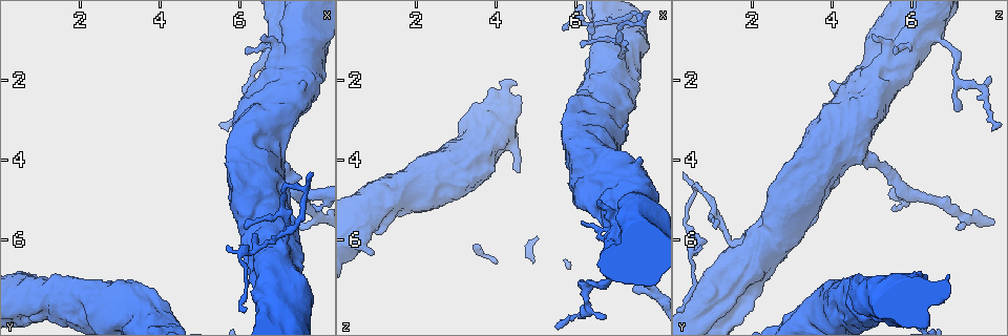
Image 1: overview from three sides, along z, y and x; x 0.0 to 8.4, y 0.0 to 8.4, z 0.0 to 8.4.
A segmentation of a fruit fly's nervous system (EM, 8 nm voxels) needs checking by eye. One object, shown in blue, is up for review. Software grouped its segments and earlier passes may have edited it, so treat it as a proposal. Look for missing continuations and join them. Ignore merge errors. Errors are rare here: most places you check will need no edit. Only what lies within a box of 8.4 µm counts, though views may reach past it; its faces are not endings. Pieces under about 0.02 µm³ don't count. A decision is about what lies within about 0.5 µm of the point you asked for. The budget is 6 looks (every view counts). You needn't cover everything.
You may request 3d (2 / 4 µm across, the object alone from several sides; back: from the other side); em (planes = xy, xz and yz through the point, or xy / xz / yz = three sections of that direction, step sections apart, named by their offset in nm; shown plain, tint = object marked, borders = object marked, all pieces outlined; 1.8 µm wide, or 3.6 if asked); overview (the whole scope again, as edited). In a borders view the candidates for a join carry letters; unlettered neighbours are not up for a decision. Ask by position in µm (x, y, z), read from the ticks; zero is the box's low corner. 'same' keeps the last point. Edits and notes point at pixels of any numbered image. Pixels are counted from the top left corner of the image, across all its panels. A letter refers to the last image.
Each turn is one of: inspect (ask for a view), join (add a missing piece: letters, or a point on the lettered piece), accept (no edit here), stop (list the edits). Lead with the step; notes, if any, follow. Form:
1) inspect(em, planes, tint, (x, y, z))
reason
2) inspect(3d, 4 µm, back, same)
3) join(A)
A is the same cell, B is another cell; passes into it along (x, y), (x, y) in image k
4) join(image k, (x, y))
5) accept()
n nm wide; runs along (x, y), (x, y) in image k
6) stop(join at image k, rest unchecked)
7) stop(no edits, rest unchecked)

inspect(3d, 4 µm, (7.00, 1.20, 5.40))
thick turns thin

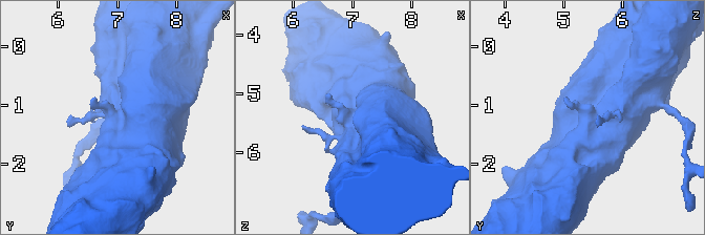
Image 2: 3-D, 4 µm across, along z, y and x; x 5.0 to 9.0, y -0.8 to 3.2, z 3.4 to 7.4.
inspect(em, 3.6 µm, xy, step 8, tint, (6.95, 1.20, 5.35))
now the EM

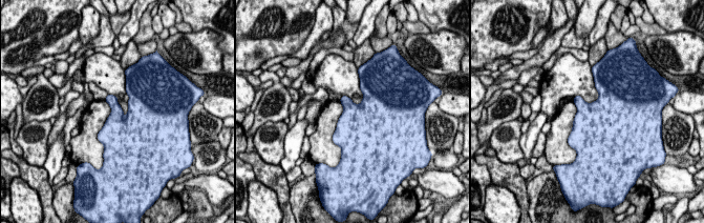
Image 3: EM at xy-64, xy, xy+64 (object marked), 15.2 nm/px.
inspect(em, 3.6 µm, planes, borders, same)

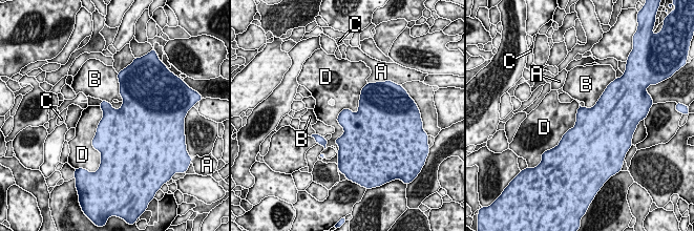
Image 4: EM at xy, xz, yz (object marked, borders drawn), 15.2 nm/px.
accept()
360 nm wide; A, B, C and D are other cells; border along (366, 84), (337, 118), (337, 150) in image 4; no lettered piece goes on from it

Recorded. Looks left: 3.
inspect(3d, 2 µm, (6.75, 1.90, 7.95))
thin end

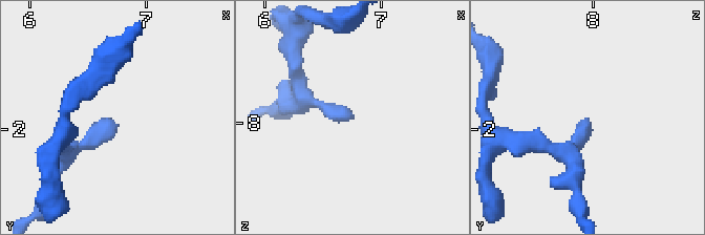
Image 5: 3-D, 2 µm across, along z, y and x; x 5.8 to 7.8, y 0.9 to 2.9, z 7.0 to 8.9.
inspect(em, xz, step 8, borders, (6.74, 1.94, 7.94))
shape alone is not enough

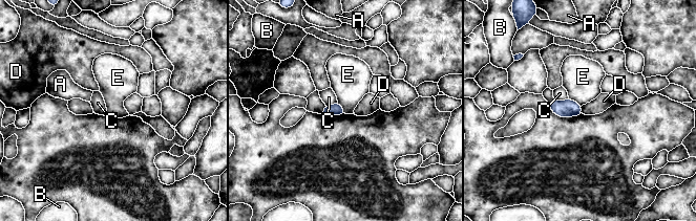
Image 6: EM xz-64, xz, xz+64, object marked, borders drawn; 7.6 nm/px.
accept()
A, B, C, D and E are other cells; border along (337, 102), (345, 113) in image 6; no lettered piece goes on from it

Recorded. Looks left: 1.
stop(no edits, rest unchecked)

